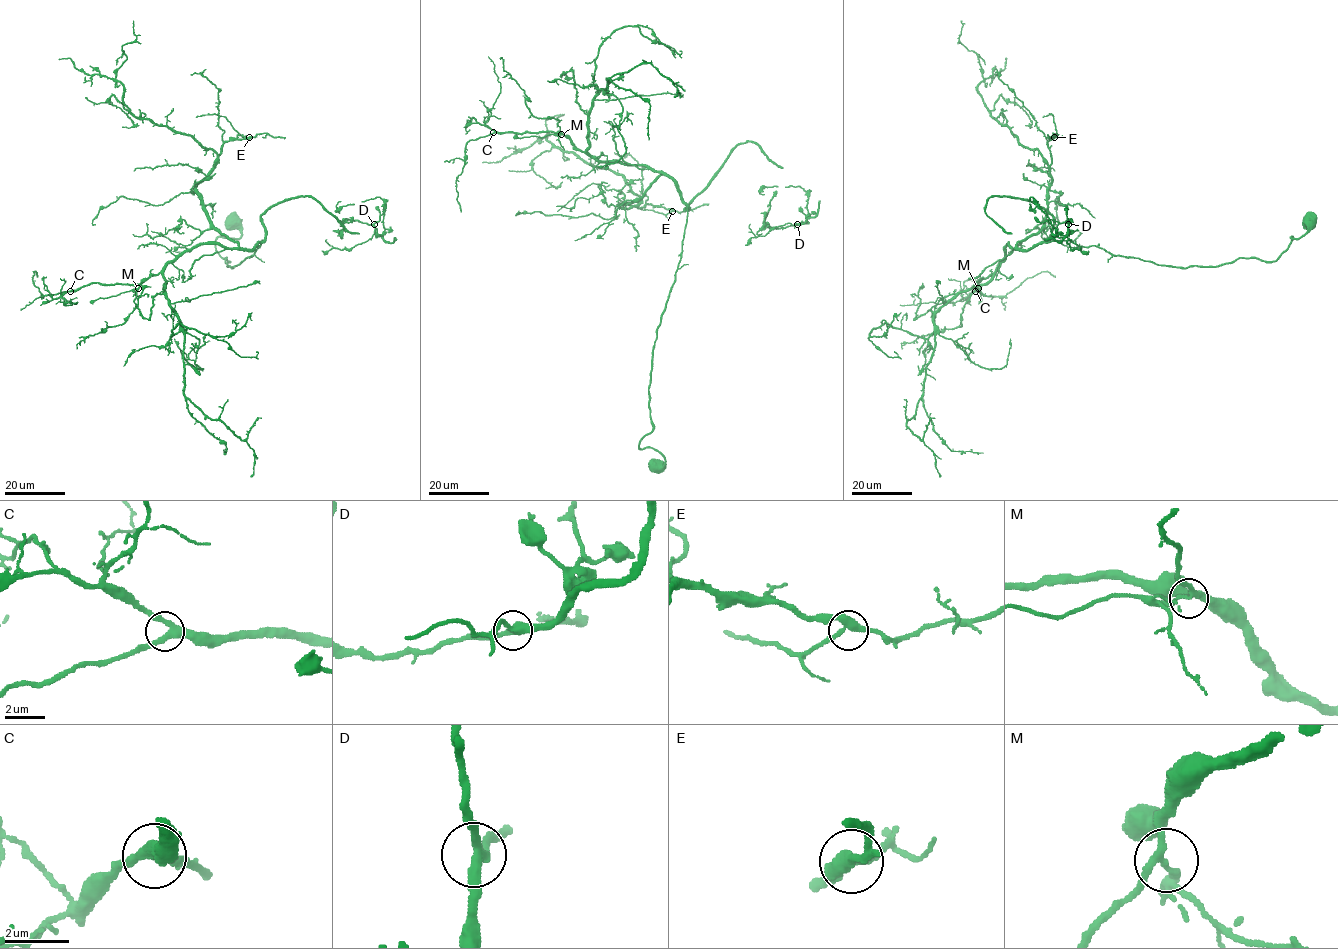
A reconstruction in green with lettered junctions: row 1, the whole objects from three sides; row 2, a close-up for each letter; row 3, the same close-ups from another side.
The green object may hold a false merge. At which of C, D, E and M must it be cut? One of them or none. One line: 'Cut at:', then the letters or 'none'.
Cut at: none

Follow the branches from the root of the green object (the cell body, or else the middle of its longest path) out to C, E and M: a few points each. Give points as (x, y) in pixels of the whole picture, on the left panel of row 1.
C: (232, 221), (241, 236), (216, 251), (235, 267), (263, 240), (197, 245), (138, 284), (70, 291)
E: (232, 221), (230, 267), (263, 240), (223, 234), (196, 185), (249, 137)
M: (232, 221), (241, 236), (216, 251), (230, 267), (249, 258), (263, 240), (197, 245), (138, 288)

